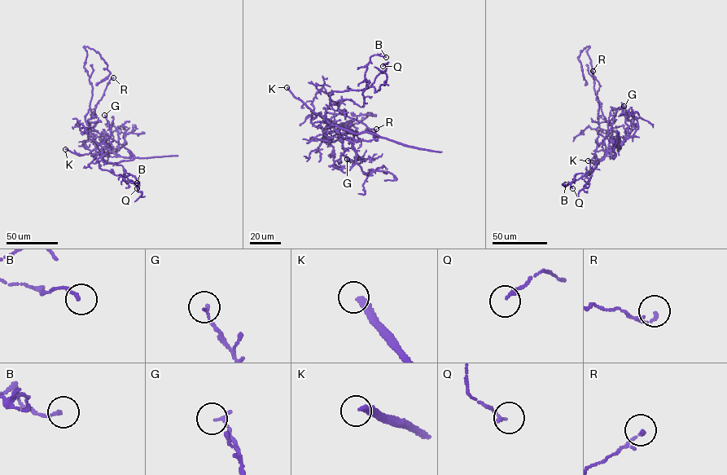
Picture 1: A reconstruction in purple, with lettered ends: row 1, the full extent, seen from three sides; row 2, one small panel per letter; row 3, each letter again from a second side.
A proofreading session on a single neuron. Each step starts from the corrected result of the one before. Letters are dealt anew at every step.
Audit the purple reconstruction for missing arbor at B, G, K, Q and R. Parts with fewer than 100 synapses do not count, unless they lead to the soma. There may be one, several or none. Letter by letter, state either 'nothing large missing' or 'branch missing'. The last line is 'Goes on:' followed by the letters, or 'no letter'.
B: nothing large missing
G: nothing large missing
K: nothing large missing
Q: nothing large missing
R: nothing large missing
Goes on: no letter

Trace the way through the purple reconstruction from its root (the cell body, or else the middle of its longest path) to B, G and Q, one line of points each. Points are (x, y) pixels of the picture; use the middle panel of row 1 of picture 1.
B: (354, 119), (379, 137), (332, 125), (325, 116), (330, 95), (365, 89), (370, 56), (386, 57)
G: (354, 119), (379, 137), (370, 133), (352, 133), (332, 125), (361, 159), (347, 159)
Q: (354, 119), (379, 137), (332, 125), (325, 116), (330, 95), (334, 91), (370, 87), (387, 63), (383, 66)

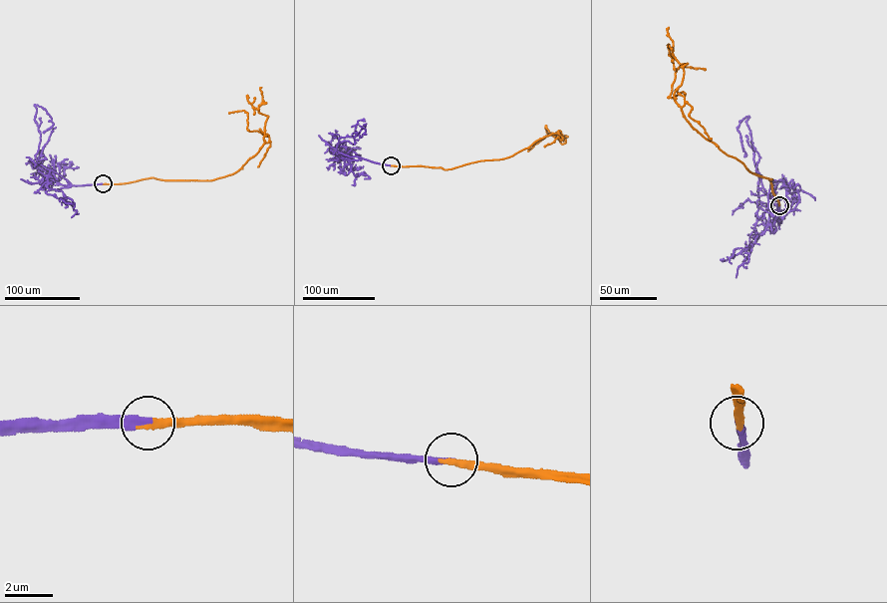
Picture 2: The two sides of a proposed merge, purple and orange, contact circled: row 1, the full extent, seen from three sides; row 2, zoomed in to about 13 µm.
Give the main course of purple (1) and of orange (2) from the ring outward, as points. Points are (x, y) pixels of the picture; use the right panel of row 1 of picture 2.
1: (779, 205), (775, 219), (772, 213), (757, 206), (758, 174), (746, 116), (737, 129), (745, 153), (743, 156)
2: (779, 205), (771, 178), (751, 172), (695, 129), (681, 109), (684, 93), (670, 96), (678, 68), (706, 70)

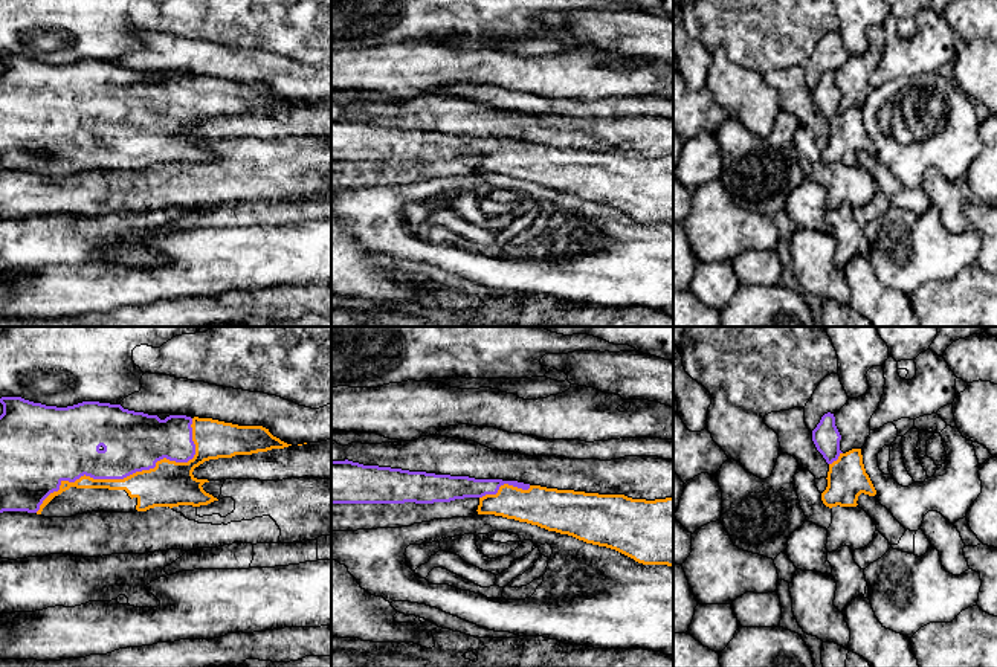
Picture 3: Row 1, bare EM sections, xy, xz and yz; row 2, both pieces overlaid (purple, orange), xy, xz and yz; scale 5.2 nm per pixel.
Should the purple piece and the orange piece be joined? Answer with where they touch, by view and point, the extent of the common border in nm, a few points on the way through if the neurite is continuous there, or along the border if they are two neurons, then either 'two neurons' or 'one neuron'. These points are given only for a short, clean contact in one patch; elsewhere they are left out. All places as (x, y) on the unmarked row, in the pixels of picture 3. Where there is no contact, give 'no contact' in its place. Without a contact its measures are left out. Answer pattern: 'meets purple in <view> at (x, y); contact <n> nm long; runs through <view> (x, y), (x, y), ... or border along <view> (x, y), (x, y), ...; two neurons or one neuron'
meets purple in xy at (130, 132); contact 950 nm long; one neuron

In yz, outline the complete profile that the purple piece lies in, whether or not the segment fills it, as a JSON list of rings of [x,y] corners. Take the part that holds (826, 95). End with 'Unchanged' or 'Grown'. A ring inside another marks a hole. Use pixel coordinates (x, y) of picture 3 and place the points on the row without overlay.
[[[834,72],[821,75],[812,89],[812,99],[817,108],[829,122],[828,145],[821,151],[826,165],[857,165],[861,151],[875,154],[876,148],[866,131],[861,107],[852,107],[846,111],[840,108],[841,93],[835,84]]]. Grown

